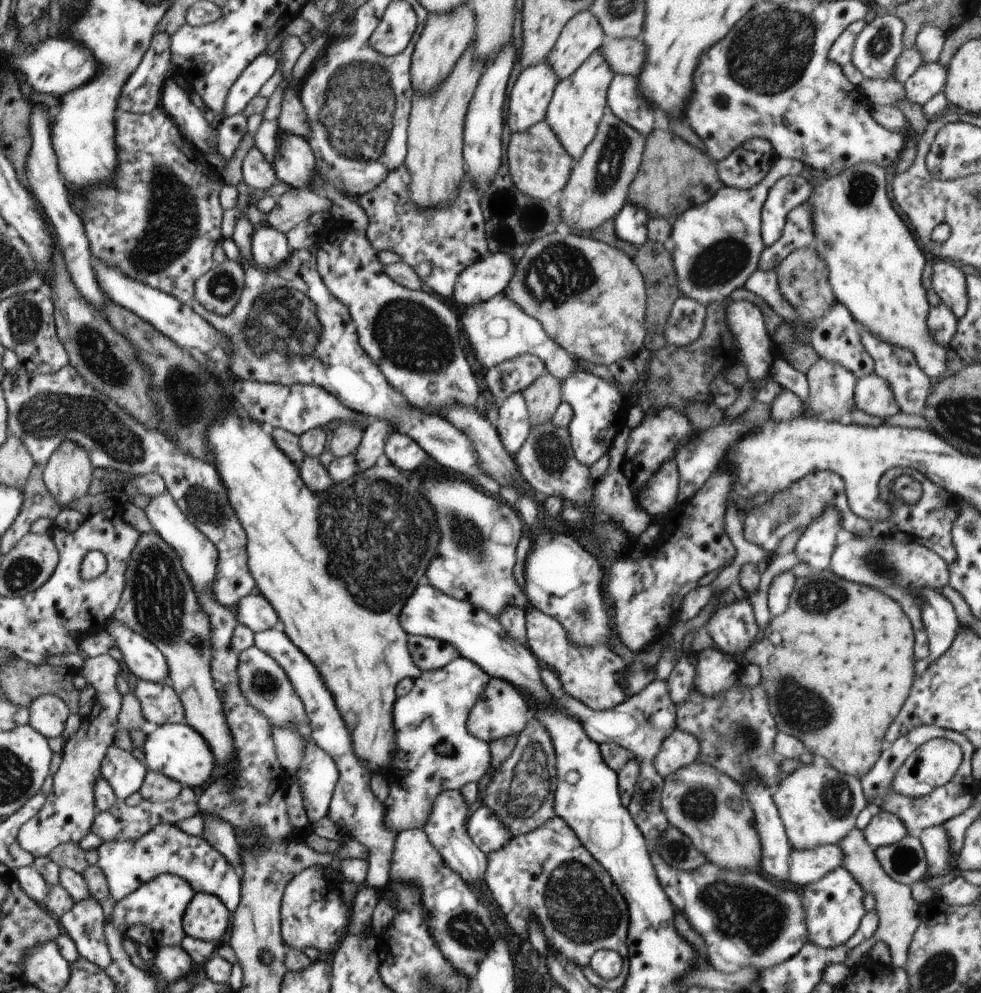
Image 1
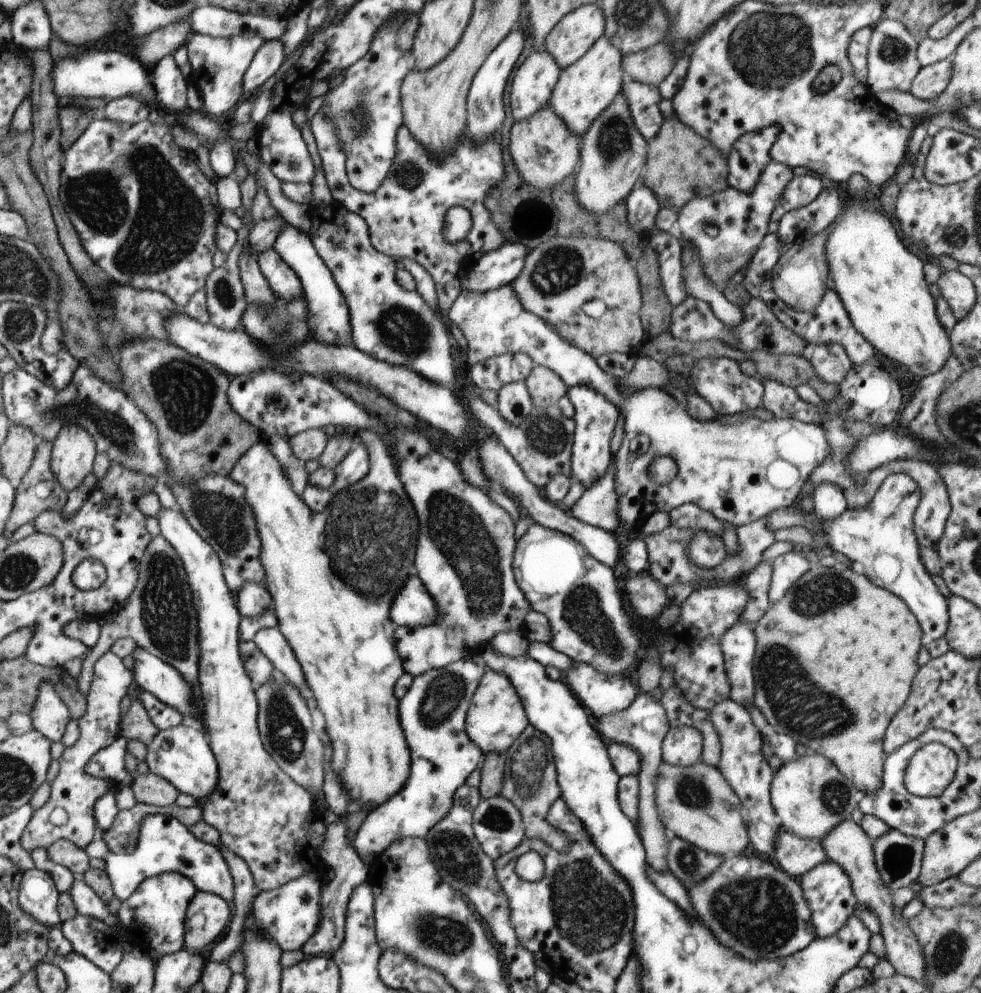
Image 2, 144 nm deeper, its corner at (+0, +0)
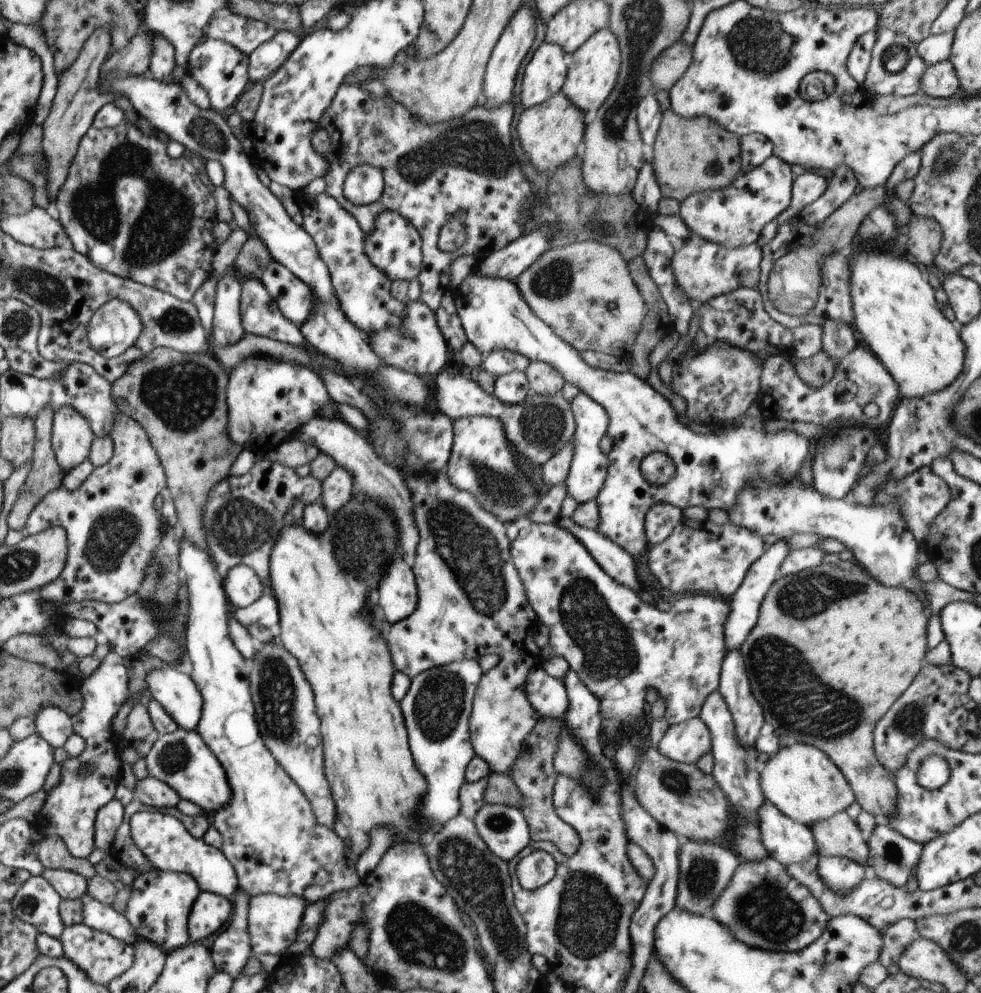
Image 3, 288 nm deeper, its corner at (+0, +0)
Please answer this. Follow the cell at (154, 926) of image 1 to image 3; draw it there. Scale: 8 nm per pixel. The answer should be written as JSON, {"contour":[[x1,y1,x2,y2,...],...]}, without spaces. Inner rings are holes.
{"contour":[[147,870,143,874,137,874,135,882,131,884,129,900,125,906,123,916,133,926,139,940,147,940,157,944,165,954,175,952,181,946,189,944,187,934,187,918,191,912,191,906,195,898,199,896,199,886,189,874,177,874,177,872,159,872,159,870]]}

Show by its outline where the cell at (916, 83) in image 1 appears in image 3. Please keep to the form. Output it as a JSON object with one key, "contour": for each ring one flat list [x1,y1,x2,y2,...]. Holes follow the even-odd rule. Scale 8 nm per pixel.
{"contour":[[949,60,927,66,921,76,921,92,931,98,951,98,959,92,959,80]]}

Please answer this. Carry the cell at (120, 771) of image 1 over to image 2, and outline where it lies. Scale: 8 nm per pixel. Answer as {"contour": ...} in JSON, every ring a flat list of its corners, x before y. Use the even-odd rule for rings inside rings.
{"contour":[[117,736,117,740,113,744,99,750,91,758,91,762,85,768,87,774,91,774,93,778,107,780,113,786,113,790,131,788,135,778,131,776,131,772,125,770,125,764,123,764,125,752,127,752,127,738]]}

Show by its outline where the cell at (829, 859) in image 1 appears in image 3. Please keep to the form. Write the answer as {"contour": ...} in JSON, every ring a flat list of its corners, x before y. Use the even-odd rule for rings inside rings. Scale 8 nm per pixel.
{"contour":[[769,802,761,806,757,826,767,856,775,858,785,868,819,856,811,828,787,818]]}

